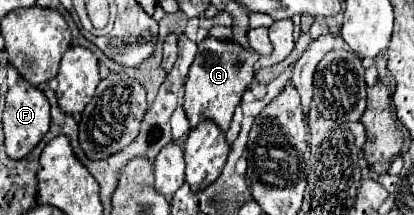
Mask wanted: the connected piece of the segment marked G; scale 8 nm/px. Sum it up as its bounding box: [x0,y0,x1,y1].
[183,36,259,130]

